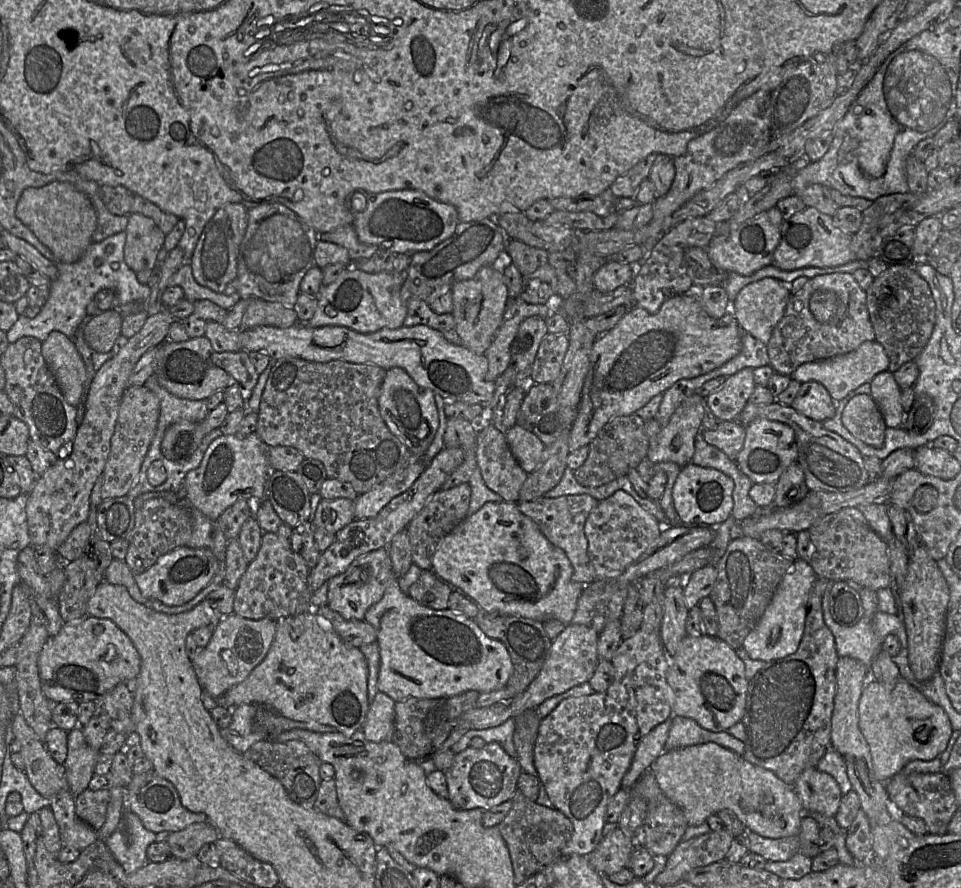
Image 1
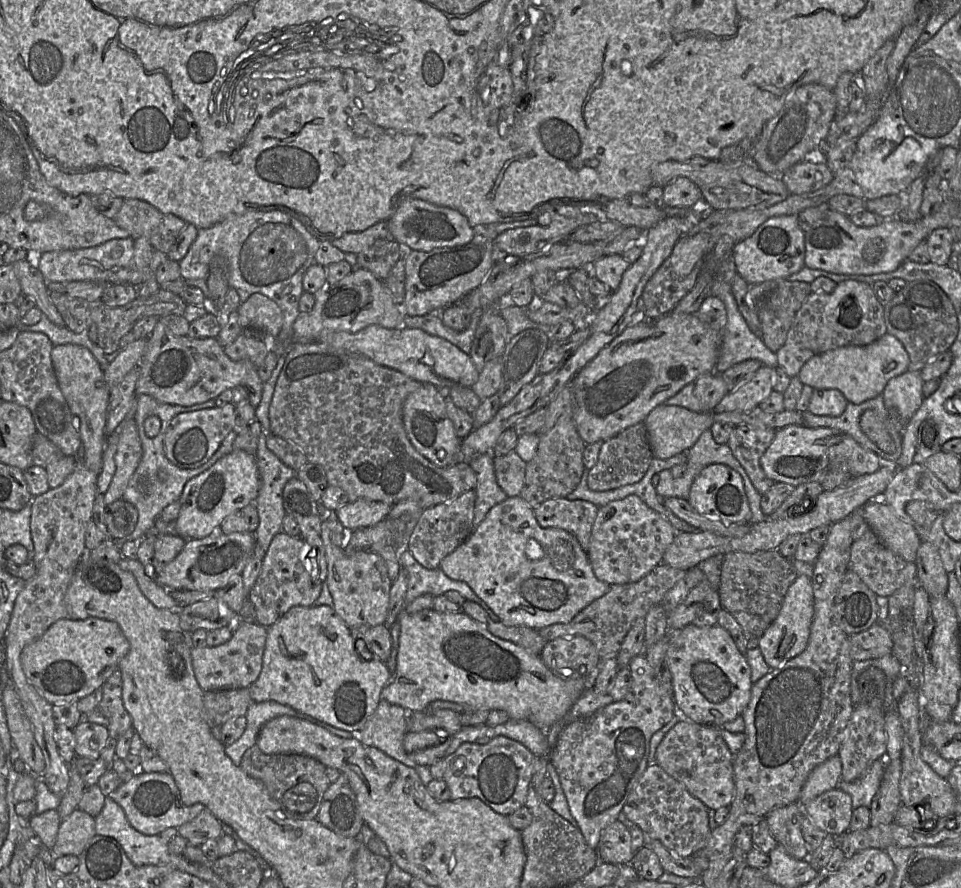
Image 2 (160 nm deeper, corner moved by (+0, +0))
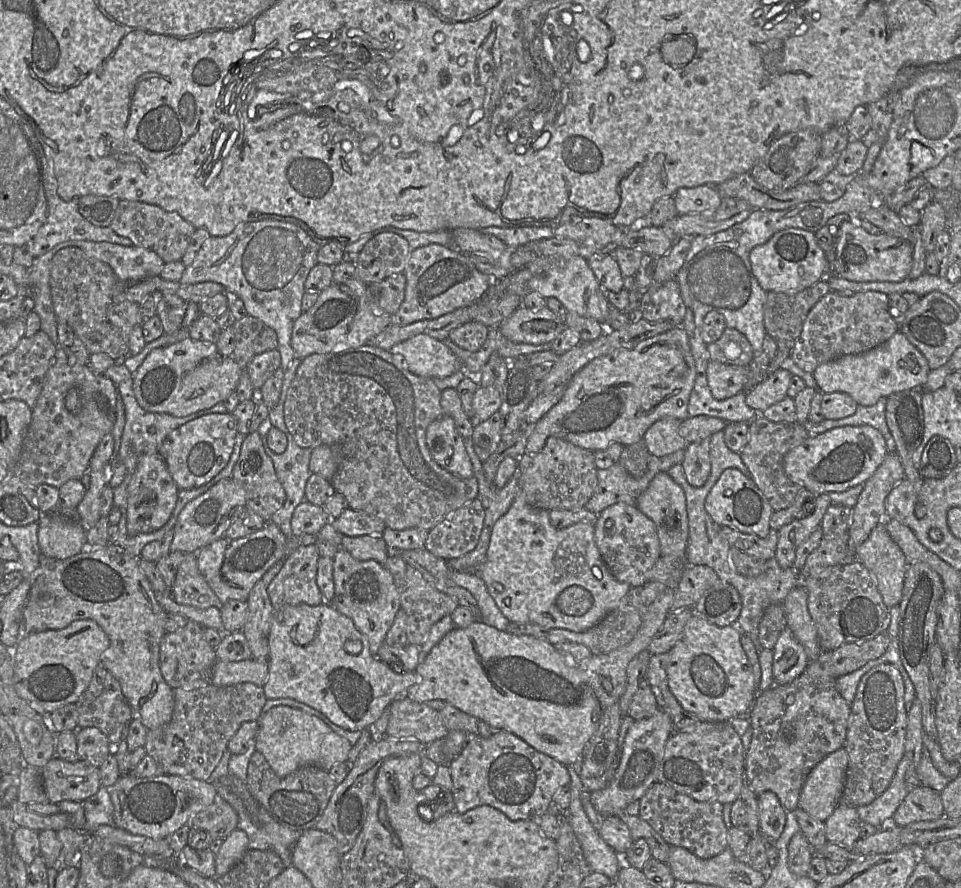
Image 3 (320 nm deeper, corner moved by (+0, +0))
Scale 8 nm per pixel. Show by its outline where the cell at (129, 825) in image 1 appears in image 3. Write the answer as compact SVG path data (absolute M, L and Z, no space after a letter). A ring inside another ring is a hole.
M101 786L97 793L81 803L83 803L86 820L84 832L94 833L101 825L115 826L114 807L108 788Z

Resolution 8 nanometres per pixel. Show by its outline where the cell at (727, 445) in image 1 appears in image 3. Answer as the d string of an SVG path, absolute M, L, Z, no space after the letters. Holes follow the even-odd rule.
M763 416L750 421L749 439L739 455L747 466L753 481L764 494L774 511L789 507L797 493L803 488L790 480L784 470L784 457L794 447L804 442L809 434L802 424L797 422L773 422Z

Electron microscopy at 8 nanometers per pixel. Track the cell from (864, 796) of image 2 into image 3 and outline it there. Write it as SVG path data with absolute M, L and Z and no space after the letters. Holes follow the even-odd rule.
M902 758L889 787L870 804L856 808L861 822L881 828L891 821L895 811L915 785L906 781L907 769L908 760Z

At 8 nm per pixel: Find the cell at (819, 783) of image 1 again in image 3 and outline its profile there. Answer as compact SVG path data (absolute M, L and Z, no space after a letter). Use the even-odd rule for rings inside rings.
M839 803L824 822L827 841L851 845L860 839L861 821L854 807Z

